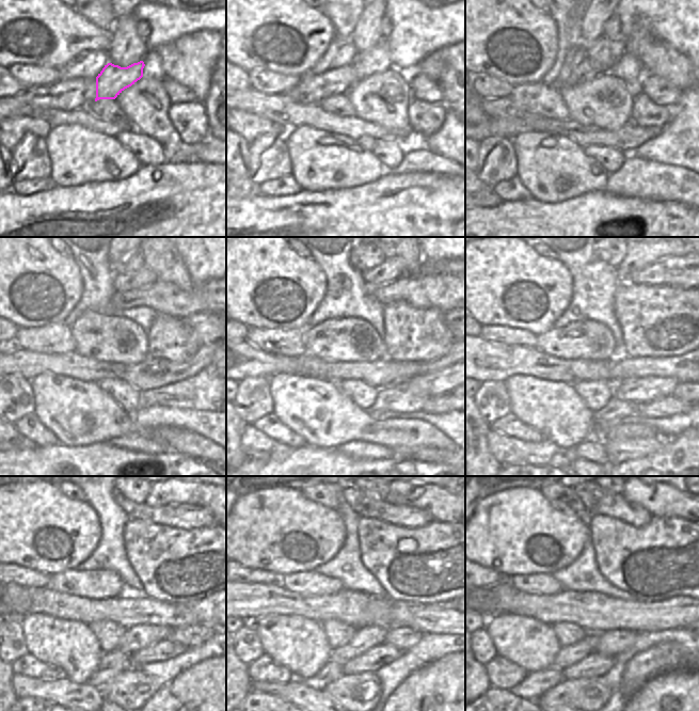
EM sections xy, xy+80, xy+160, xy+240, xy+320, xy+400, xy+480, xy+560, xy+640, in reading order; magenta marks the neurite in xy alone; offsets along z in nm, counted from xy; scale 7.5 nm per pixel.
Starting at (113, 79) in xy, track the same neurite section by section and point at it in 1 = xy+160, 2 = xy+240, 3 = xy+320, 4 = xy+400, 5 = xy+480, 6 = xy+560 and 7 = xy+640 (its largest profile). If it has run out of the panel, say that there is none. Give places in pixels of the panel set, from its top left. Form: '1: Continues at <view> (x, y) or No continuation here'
1: Continues at xy+160 (606, 52)
2: Continues at xy+240 (143, 277)
3: Continues at xy+320 (392, 268)
4: Continues at xy+400 (635, 258)
5: Continues at xy+480 (156, 498)
6: Continues at xy+560 (443, 506)
7: Continues at xy+640 (658, 499)

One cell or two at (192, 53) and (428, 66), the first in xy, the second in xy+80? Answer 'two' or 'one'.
one

